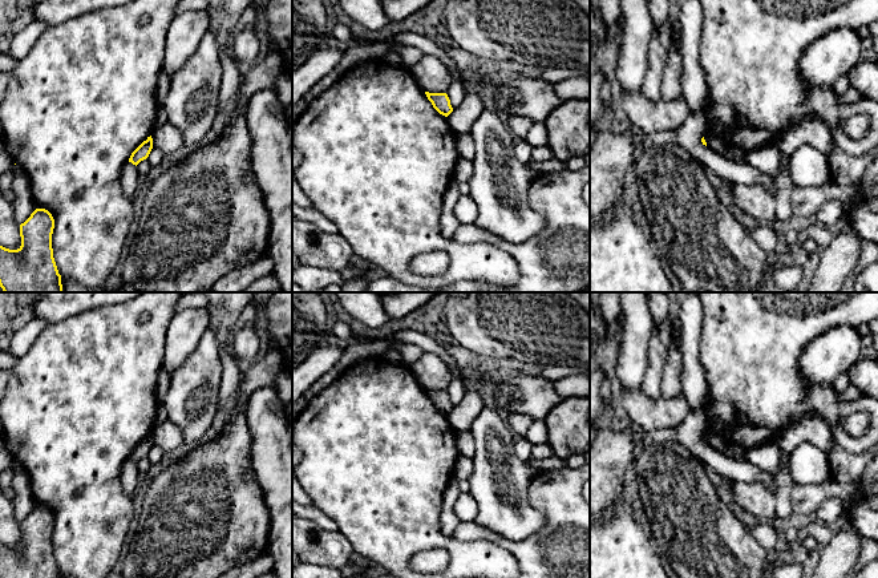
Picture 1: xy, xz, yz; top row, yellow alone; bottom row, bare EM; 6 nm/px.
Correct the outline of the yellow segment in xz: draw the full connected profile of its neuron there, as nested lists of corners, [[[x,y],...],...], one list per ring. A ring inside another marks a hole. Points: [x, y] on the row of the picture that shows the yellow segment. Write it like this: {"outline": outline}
{"outline": [[[425,92],[428,100],[432,102],[433,108],[442,116],[448,117],[453,108],[446,93],[429,93]]]}

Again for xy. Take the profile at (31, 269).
{"outline": [[[36,209],[20,225],[21,246],[17,250],[0,246],[0,287],[4,292],[62,292],[61,275],[53,258],[53,229],[52,214],[45,209]]]}

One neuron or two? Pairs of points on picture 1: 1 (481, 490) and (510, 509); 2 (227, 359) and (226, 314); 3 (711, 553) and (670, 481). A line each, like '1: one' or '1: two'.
1: one
2: one
3: one

